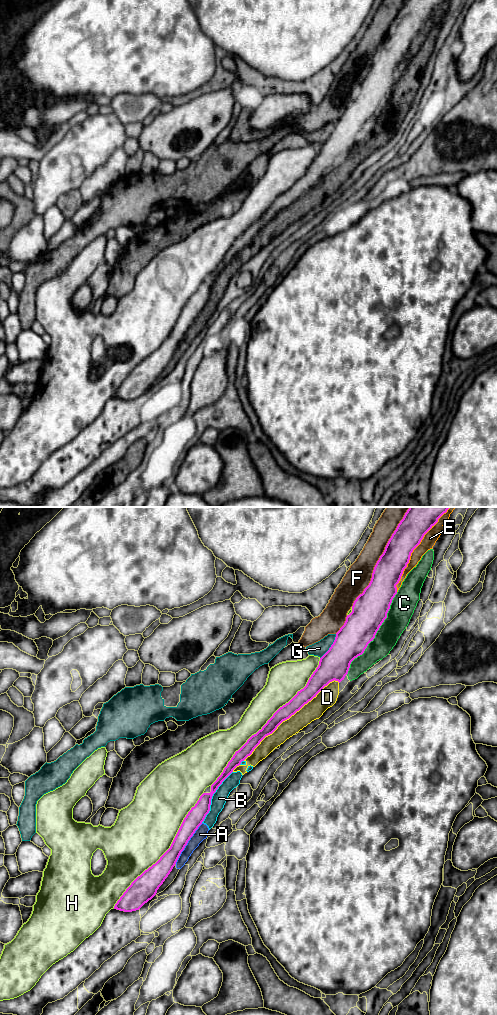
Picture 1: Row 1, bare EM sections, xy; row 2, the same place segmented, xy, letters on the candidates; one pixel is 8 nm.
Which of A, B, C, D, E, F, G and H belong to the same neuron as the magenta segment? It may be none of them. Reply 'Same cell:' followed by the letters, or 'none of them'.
Same cell: none of them

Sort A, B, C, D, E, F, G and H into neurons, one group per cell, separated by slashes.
A B C D / E / F / G / H

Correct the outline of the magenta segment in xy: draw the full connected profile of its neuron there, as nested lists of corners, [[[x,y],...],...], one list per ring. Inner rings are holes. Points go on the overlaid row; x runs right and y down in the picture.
[[[409,507],[377,561],[369,585],[354,601],[352,612],[347,615],[344,625],[336,633],[329,650],[320,658],[319,665],[306,686],[280,707],[262,729],[235,752],[221,775],[211,785],[211,792],[203,793],[188,812],[170,848],[131,883],[114,909],[132,912],[151,900],[209,813],[212,796],[222,782],[283,721],[316,697],[330,682],[335,680],[340,683],[344,680],[351,662],[364,653],[387,618],[392,600],[397,594],[396,585],[409,563],[411,553],[448,509],[449,507]]]

